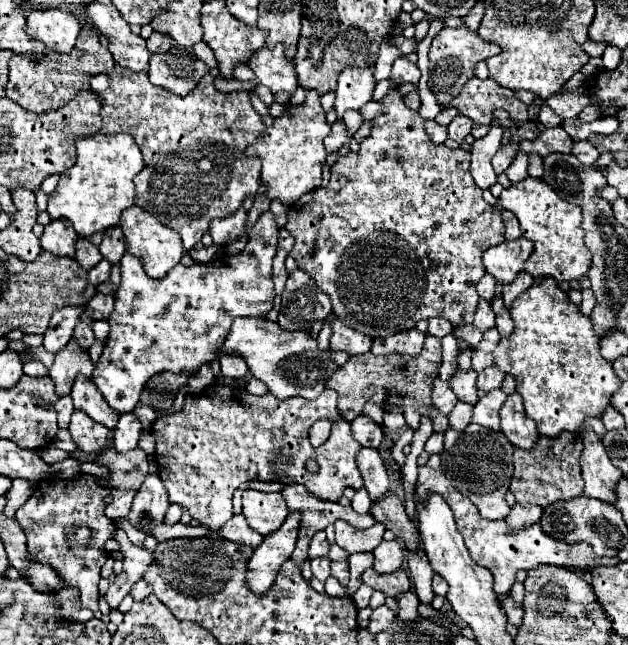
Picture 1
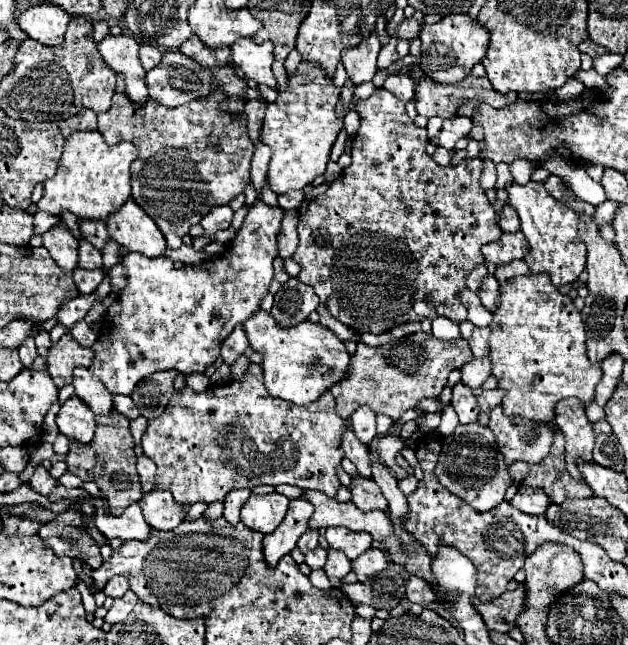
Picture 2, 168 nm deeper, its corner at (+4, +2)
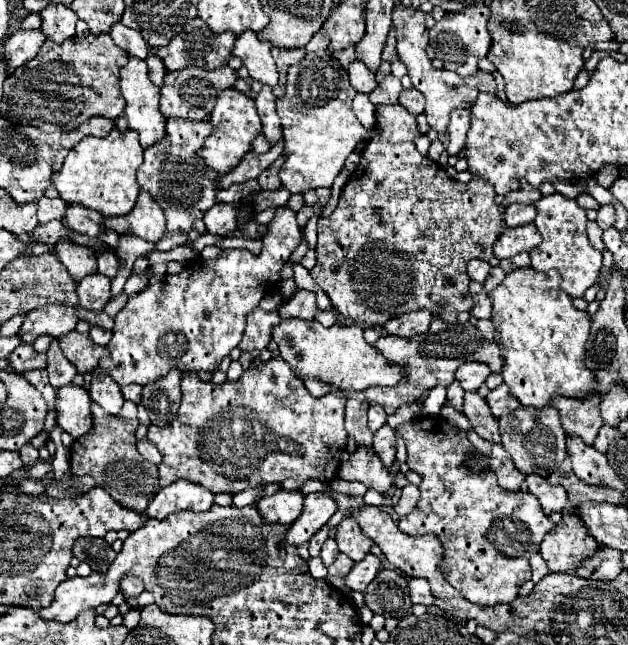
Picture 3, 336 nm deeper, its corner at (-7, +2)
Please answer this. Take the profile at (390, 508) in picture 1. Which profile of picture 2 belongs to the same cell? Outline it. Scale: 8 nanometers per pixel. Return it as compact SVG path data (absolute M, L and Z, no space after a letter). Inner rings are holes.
M359 474L351 480L351 494L353 504L361 510L387 510L385 496L381 494L381 488L371 478L361 478Z

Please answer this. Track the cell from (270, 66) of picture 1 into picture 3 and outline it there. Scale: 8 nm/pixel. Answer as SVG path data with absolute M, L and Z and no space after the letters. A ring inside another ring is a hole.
M246 30L236 38L234 44L234 56L242 58L244 66L248 68L250 76L254 80L260 80L266 86L276 86L278 84L278 70L272 60L272 44L258 40L256 32Z

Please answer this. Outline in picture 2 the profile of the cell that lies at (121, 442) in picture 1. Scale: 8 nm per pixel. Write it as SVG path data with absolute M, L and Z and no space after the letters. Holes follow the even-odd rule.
M123 394L113 396L113 408L115 408L117 412L125 414L129 420L133 420L133 418L139 416L139 408L133 404L131 396L123 396Z

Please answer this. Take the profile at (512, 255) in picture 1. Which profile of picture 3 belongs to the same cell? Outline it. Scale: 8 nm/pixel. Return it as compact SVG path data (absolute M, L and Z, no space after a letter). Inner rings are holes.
M534 224L520 226L520 228L506 228L504 234L494 244L494 256L502 260L520 252L530 252L540 242L542 242L542 236Z

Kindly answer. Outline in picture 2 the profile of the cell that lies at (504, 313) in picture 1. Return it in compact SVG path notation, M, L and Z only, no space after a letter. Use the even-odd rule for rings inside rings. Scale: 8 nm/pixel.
M487 274L481 282L481 288L479 288L479 298L481 298L481 304L487 308L487 310L495 310L495 302L497 302L497 296L499 296L499 282L493 274Z

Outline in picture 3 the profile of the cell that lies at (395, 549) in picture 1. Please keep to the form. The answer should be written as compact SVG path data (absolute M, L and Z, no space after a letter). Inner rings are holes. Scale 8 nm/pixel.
M368 554L364 560L356 562L352 572L344 578L346 582L346 588L350 590L358 590L358 592L364 592L366 586L376 578L376 574L380 572L380 566L382 566L382 560L374 554Z

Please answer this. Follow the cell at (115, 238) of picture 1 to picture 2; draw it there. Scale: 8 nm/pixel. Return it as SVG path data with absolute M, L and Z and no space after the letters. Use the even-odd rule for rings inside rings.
M79 220L79 226L81 226L81 234L83 234L83 238L87 242L91 242L97 248L105 246L105 242L109 238L109 234L105 230L105 222L101 222L101 220L97 220L97 222L93 222L93 220Z

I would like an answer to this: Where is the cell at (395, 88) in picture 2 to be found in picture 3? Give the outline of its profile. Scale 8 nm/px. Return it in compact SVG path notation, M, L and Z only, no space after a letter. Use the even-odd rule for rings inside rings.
M408 88L408 90L402 90L400 94L400 104L414 116L422 114L424 112L424 96L416 90L416 88Z

